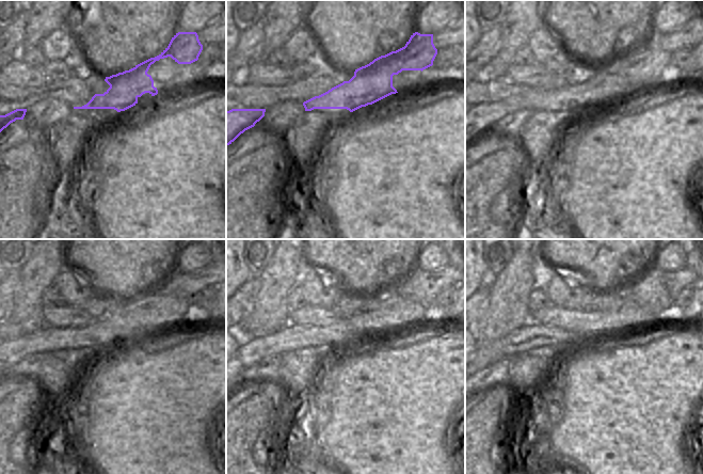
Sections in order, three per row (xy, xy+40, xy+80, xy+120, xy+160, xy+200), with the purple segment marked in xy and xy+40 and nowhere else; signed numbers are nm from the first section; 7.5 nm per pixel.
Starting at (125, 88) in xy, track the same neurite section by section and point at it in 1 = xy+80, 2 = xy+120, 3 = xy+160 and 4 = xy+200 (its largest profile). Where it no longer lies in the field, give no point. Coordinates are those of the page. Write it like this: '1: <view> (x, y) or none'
1: xy+80 (641, 67)
2: xy+120 (146, 314)
3: xy+160 (291, 336)
4: xy+200 (529, 336)

